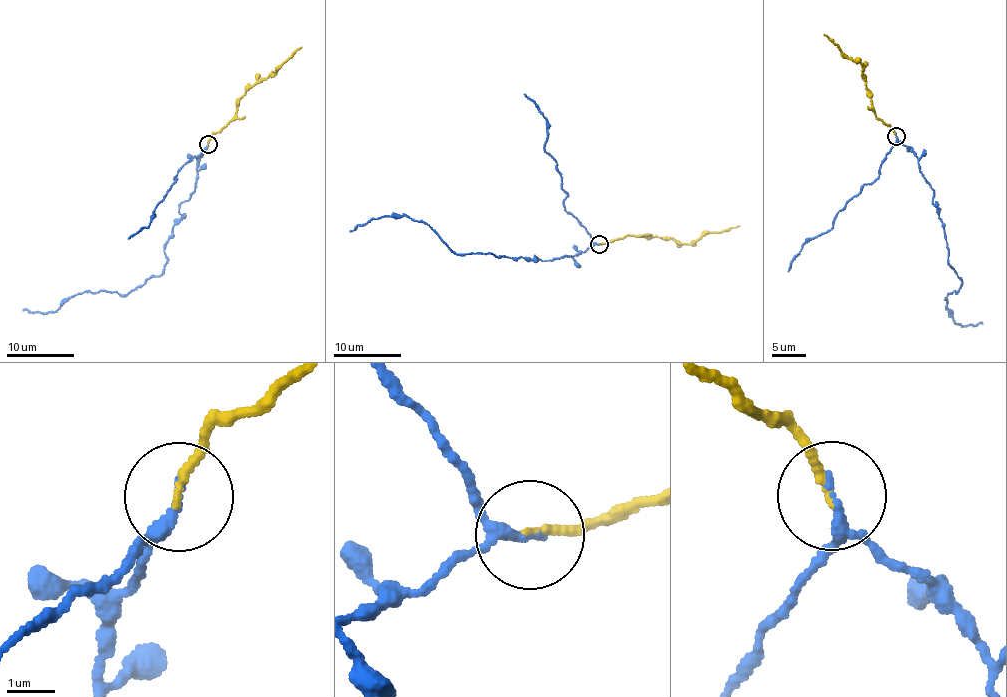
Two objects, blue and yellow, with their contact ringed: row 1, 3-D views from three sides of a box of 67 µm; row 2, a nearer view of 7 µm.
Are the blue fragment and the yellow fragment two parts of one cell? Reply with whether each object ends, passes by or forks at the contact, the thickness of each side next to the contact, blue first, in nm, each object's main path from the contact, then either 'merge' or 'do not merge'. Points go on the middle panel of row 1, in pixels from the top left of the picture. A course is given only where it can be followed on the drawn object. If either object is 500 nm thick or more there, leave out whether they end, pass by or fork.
blue passes by; yellow ends there; 190 nm thick on the blue side, 160 nm on the other; blue runs (598, 244), (573, 257), (542, 261), (534, 257), (456, 253), (424, 222), (403, 215), (369, 219), (350, 231); yellow runs (598, 244), (628, 235), (673, 238), (683, 243), (739, 225); merge

